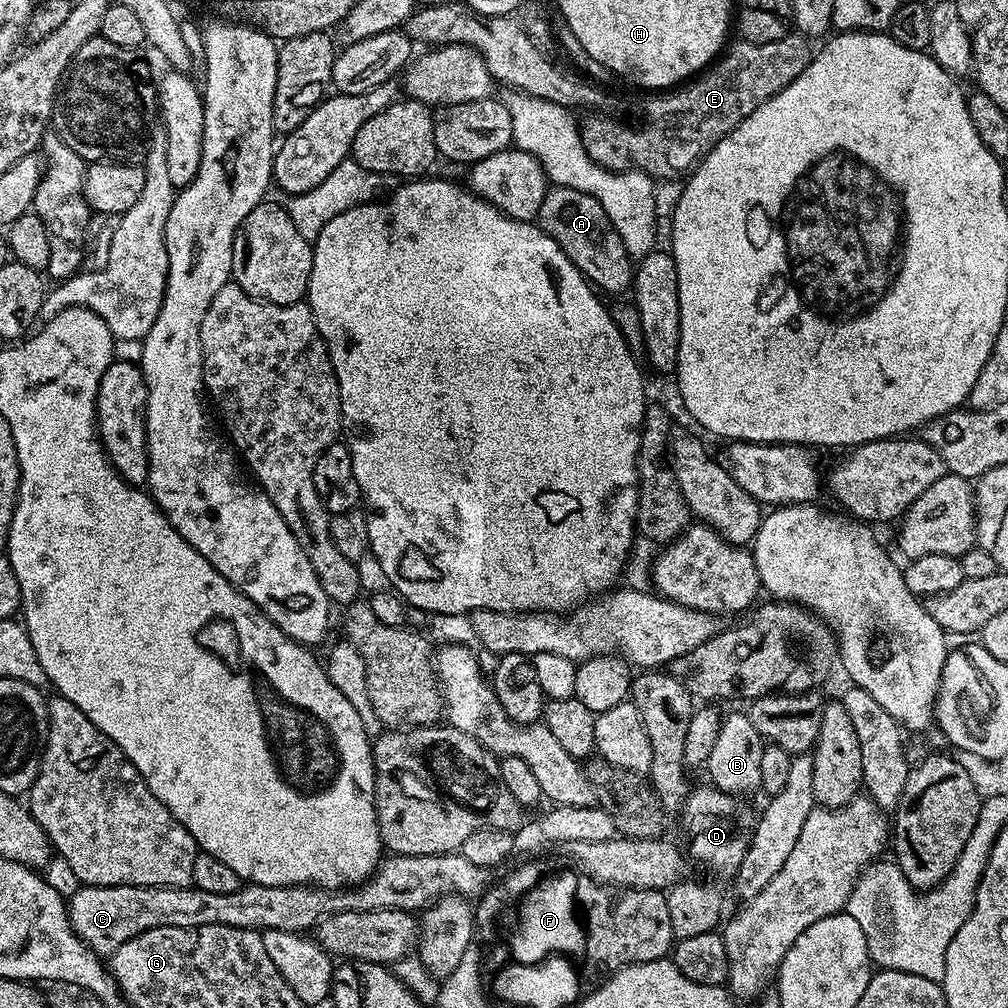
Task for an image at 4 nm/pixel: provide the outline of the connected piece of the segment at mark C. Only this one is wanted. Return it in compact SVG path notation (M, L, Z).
M448 852L445 856L397 856L389 855L381 859L377 869L367 880L347 889L329 890L307 884L291 884L290 886L266 886L265 884L245 883L234 894L210 894L206 890L189 886L187 888L151 888L150 886L81 886L74 895L67 897L68 921L76 932L78 939L86 947L101 957L111 957L122 942L130 942L130 938L138 938L138 934L146 934L146 930L158 930L158 926L238 926L257 930L286 930L299 932L315 929L326 916L339 912L373 912L383 908L400 908L404 912L415 913L423 910L433 900L441 896L463 896L480 898L493 883L493 869L474 866L465 856L456 852Z

